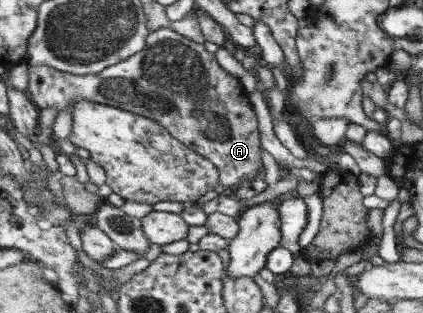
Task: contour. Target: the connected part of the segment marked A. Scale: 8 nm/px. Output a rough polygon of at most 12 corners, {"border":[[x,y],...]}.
{"border":[[170,27],[98,74],[28,65],[39,109],[155,119],[233,188],[263,169],[258,115]]}

